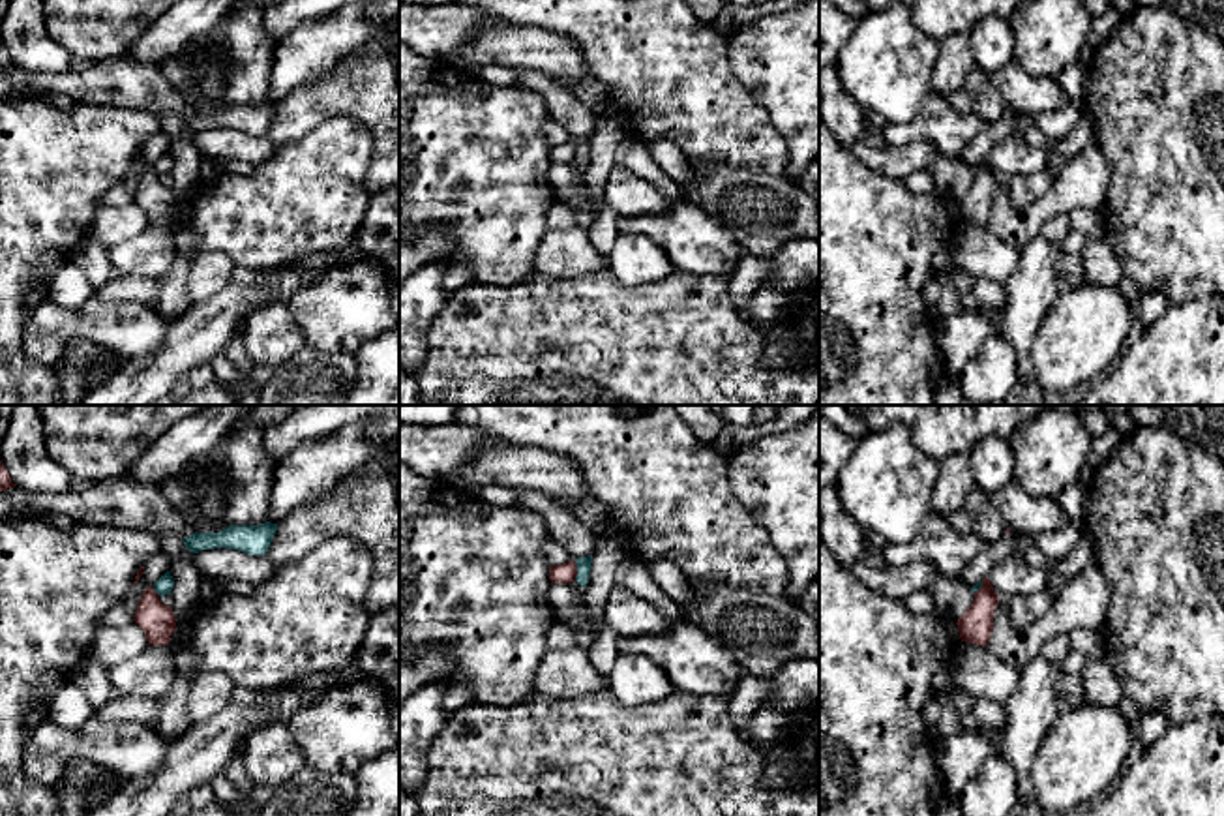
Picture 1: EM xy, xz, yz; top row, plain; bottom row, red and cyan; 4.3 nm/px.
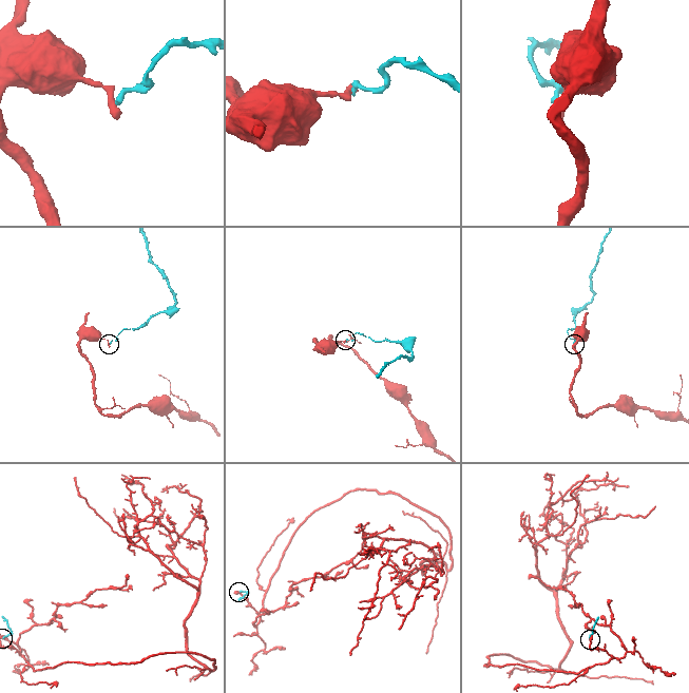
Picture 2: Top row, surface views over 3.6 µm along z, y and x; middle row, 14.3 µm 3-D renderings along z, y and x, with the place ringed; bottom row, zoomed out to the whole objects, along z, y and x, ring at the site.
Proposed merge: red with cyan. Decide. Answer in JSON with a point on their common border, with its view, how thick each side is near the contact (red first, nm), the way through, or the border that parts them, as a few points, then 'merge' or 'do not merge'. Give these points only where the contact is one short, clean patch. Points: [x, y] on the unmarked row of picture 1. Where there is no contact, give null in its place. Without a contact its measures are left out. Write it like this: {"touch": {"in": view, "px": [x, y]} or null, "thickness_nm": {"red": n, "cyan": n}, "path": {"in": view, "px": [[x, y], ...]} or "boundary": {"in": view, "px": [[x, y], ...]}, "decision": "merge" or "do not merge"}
{"touch": {"in": "xz", "px": [576, 151]}, "thickness_nm": {"red": 90, "cyan": 60}, "boundary": {"in": "xz", "px": [[572, 139], [576, 160]]}, "decision": "do not merge"}

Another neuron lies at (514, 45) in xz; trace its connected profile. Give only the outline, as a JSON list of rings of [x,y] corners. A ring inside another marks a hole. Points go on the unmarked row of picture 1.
[[[500,24],[480,32],[448,60],[536,69],[570,81],[590,79],[587,62],[570,38],[529,24]]]

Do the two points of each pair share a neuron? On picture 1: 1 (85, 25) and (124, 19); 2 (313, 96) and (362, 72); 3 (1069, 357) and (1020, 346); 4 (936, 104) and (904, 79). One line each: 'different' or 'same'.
1: same
2: same
3: different
4: different

